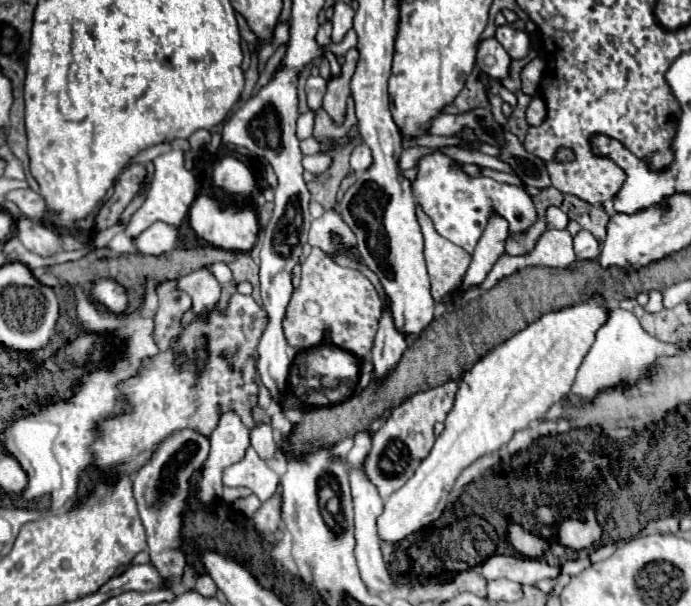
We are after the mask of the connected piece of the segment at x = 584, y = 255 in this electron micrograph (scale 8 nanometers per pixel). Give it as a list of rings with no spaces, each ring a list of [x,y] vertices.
[[[582,230],[574,238],[574,252],[578,260],[596,260],[600,256],[600,242],[588,230]]]

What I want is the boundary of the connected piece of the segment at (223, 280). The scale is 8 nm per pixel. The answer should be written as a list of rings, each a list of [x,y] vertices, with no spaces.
[[[222,262],[212,264],[212,266],[210,266],[210,272],[212,272],[214,278],[220,282],[220,286],[226,286],[226,284],[232,280],[232,272],[230,272],[230,268],[228,268],[226,264],[222,264]]]

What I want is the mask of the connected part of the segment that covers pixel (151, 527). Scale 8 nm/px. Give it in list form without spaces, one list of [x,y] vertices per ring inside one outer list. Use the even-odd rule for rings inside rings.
[[[184,428],[172,432],[162,444],[154,450],[152,458],[134,474],[134,498],[138,504],[140,518],[144,522],[148,534],[148,548],[150,558],[158,574],[162,576],[164,588],[174,588],[182,582],[182,572],[186,566],[186,556],[180,552],[180,526],[182,526],[182,510],[186,506],[188,490],[190,490],[190,476],[200,468],[200,464],[208,456],[208,438],[196,430]]]

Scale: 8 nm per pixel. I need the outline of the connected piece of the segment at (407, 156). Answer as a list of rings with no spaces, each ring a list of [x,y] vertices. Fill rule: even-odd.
[[[408,148],[402,152],[400,156],[400,168],[402,170],[410,170],[416,164],[416,156],[422,156],[424,152],[432,152],[432,148]]]

